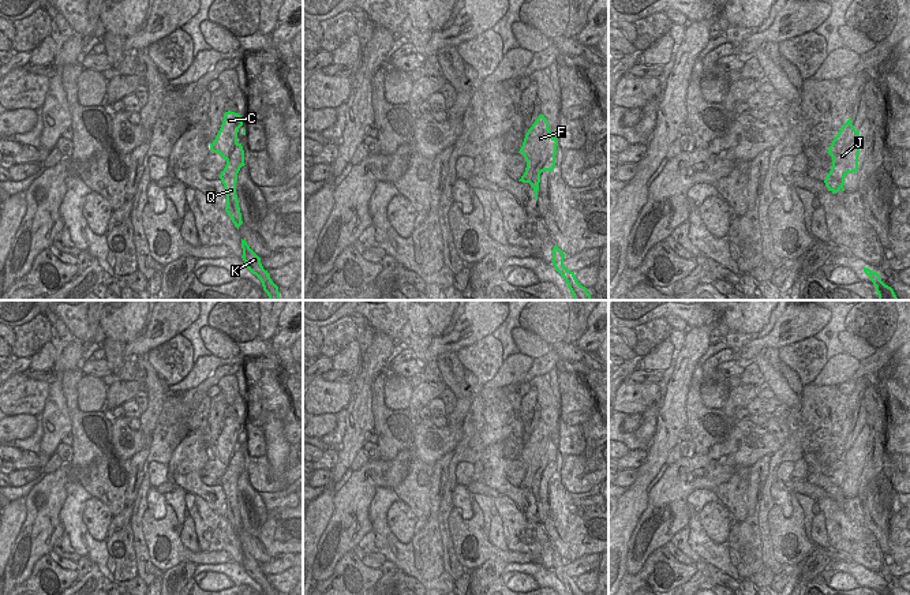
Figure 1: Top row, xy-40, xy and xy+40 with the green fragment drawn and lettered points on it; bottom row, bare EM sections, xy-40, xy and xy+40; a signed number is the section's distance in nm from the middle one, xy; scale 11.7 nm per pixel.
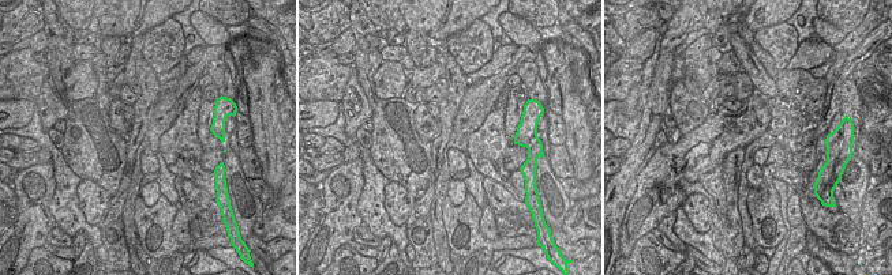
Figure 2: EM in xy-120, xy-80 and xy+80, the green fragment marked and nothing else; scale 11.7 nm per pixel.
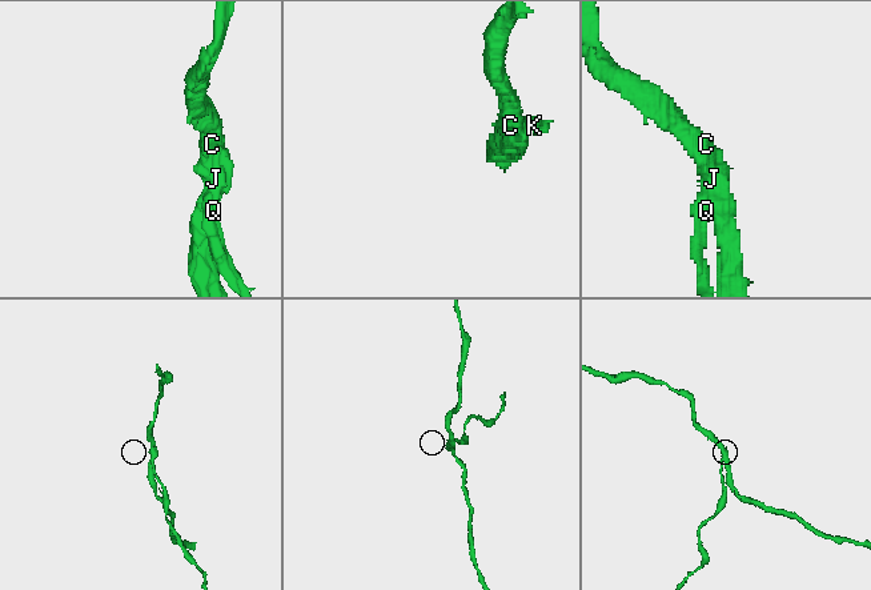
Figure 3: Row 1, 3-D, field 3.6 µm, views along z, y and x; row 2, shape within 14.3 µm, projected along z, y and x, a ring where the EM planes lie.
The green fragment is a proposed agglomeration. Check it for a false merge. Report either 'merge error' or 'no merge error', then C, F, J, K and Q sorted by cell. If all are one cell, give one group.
merge error; C F J / K Q

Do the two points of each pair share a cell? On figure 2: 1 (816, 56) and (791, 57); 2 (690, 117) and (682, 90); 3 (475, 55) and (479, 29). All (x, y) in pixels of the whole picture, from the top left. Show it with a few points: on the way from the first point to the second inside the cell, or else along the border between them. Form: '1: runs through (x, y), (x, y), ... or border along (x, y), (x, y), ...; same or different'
1: border along (810, 42), (806, 53), (795, 67); different
2: runs through (690, 110), (685, 97); same
3: runs through (475, 48), (478, 36); same

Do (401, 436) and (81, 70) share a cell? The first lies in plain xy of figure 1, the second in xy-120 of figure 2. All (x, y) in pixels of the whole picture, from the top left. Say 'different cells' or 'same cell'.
different cells

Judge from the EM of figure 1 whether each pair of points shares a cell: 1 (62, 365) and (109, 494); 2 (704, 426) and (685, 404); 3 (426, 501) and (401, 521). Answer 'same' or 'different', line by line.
1: different
2: same
3: different

